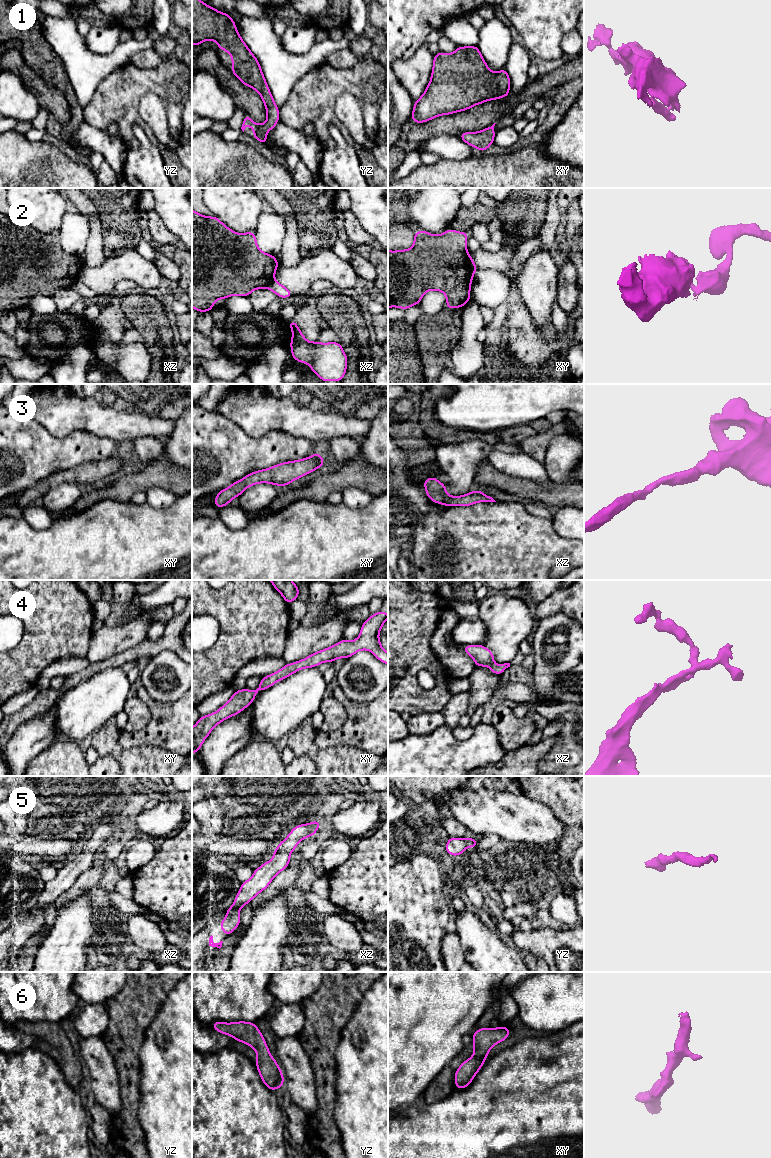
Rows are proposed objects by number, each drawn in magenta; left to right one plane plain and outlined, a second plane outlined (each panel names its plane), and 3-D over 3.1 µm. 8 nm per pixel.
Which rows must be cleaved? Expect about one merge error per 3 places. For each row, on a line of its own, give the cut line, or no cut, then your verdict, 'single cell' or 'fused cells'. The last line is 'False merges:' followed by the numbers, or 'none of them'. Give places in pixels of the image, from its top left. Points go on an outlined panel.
1: cut none; single cell
2: cut xy (468, 255), (468, 267), (472, 275); fused cells
3: cut none; single cell
4: cut none; single cell
5: cut none; single cell
6: cut none; single cell
False merges: 2

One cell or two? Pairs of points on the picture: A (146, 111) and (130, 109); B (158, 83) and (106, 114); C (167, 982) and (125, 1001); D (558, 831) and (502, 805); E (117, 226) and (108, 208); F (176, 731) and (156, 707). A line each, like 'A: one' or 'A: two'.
A: two
B: one
C: one
D: one
E: one
F: one

